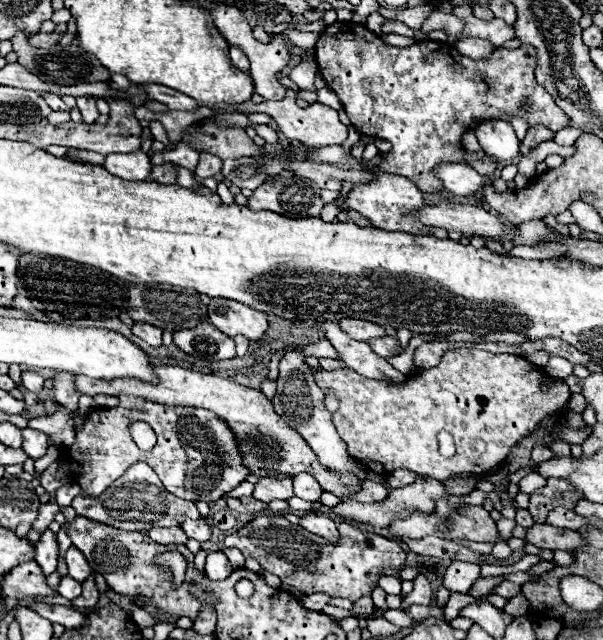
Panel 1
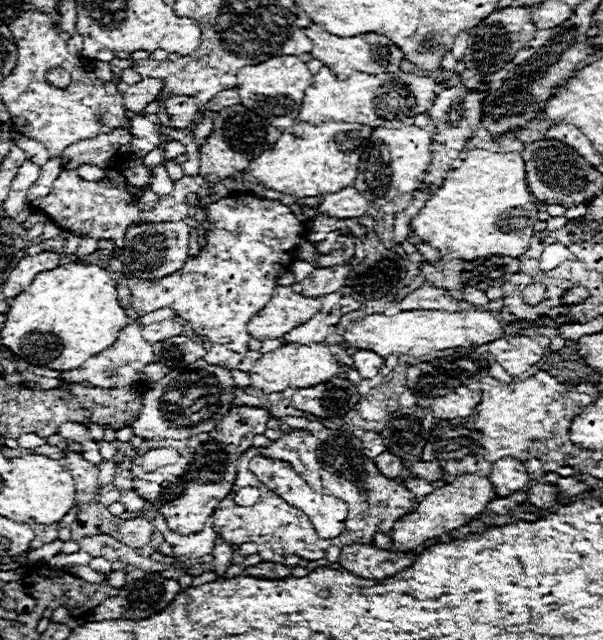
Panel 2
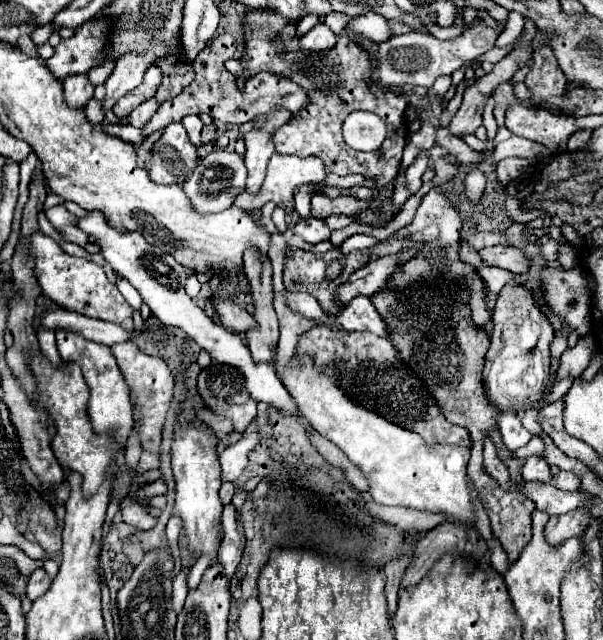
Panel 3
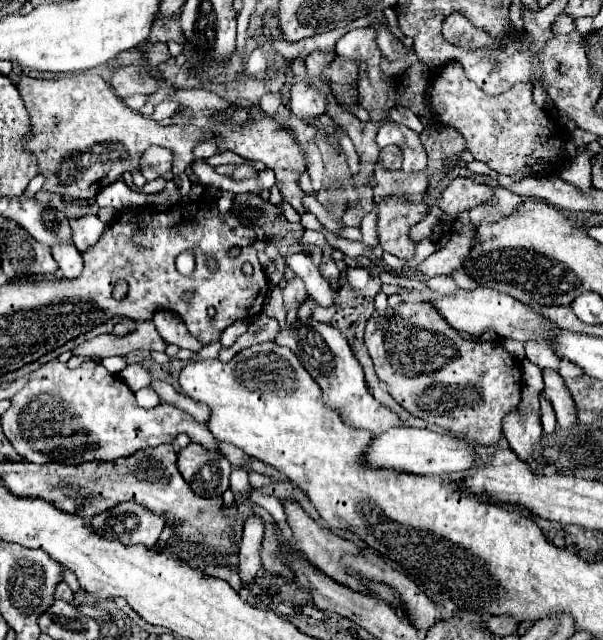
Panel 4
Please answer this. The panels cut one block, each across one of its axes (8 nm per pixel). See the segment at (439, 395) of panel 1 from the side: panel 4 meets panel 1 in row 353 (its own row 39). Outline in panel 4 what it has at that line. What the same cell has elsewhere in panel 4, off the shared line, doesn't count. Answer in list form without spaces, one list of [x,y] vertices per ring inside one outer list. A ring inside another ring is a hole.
[[[450,14],[446,20],[444,20],[444,26],[442,26],[442,34],[448,42],[454,42],[454,44],[460,44],[464,48],[470,48],[470,46],[490,46],[492,40],[486,32],[474,28],[466,18],[462,18],[460,14]]]

